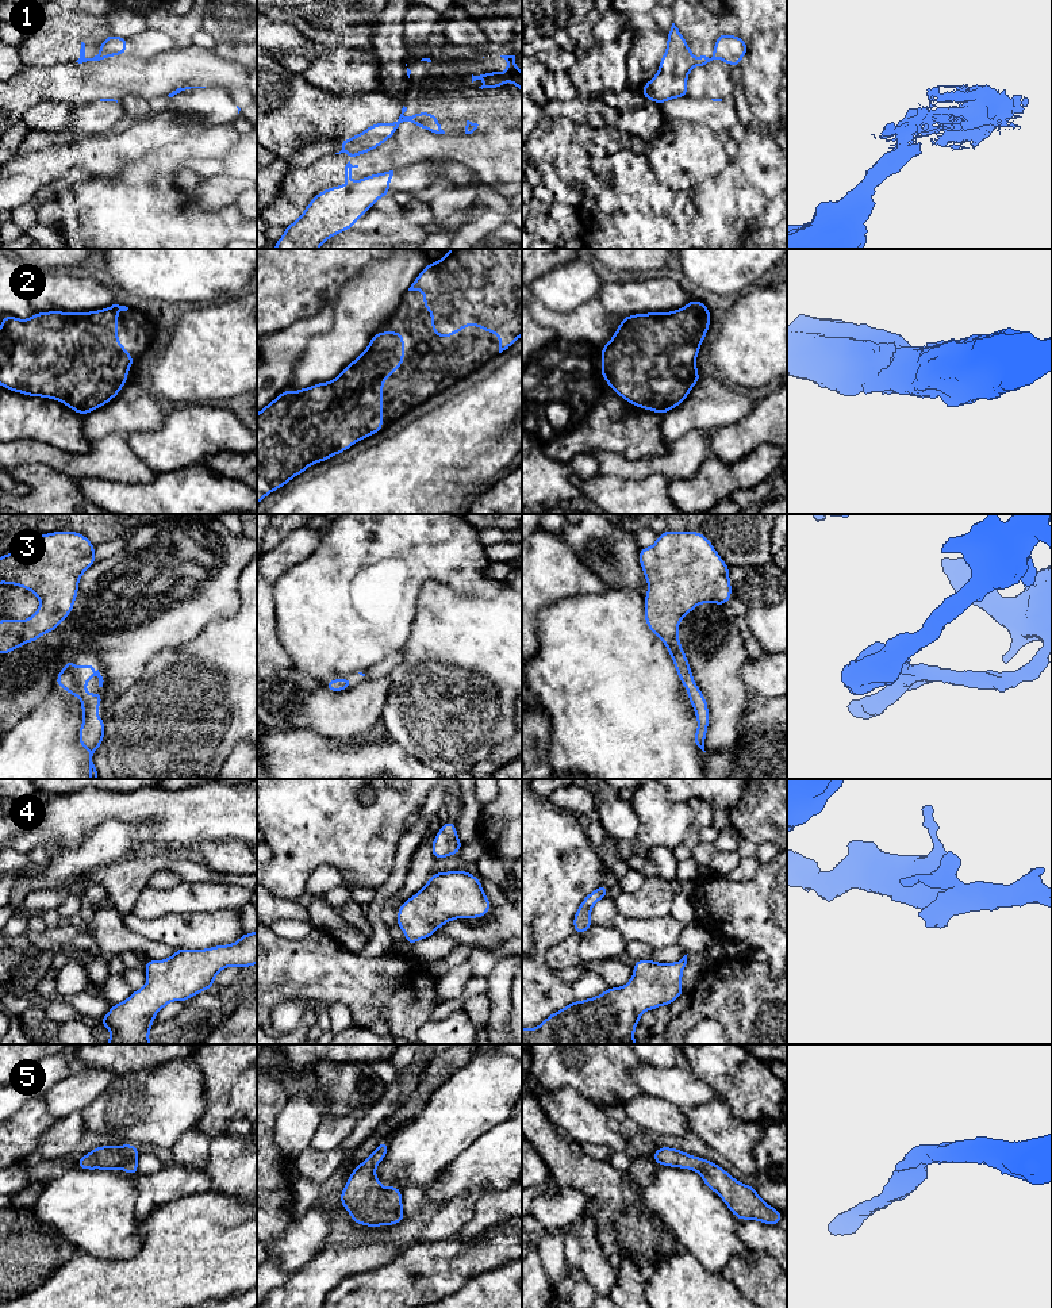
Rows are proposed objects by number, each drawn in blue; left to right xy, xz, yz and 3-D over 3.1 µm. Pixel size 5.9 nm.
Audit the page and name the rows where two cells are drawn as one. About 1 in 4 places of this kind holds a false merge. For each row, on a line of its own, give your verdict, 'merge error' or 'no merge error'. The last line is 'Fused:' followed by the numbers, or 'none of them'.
1: merge error
2: no merge error
3: no merge error
4: no merge error
5: no merge error
Fused: 1

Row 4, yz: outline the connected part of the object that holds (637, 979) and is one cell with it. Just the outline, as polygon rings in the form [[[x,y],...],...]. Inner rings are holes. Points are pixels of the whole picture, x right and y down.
[[[687,955],[675,963],[656,963],[652,959],[633,962],[633,977],[623,987],[608,987],[592,998],[573,1001],[534,1029],[522,1027],[522,1044],[636,1044],[634,1028],[640,1024],[640,1016],[661,1005],[669,1006],[684,993],[682,977]]]

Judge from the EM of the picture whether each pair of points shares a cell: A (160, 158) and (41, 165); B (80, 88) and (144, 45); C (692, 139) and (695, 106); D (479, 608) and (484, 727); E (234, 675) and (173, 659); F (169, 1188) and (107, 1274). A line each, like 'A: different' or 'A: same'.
A: different
B: different
C: different
D: same
E: same
F: different

